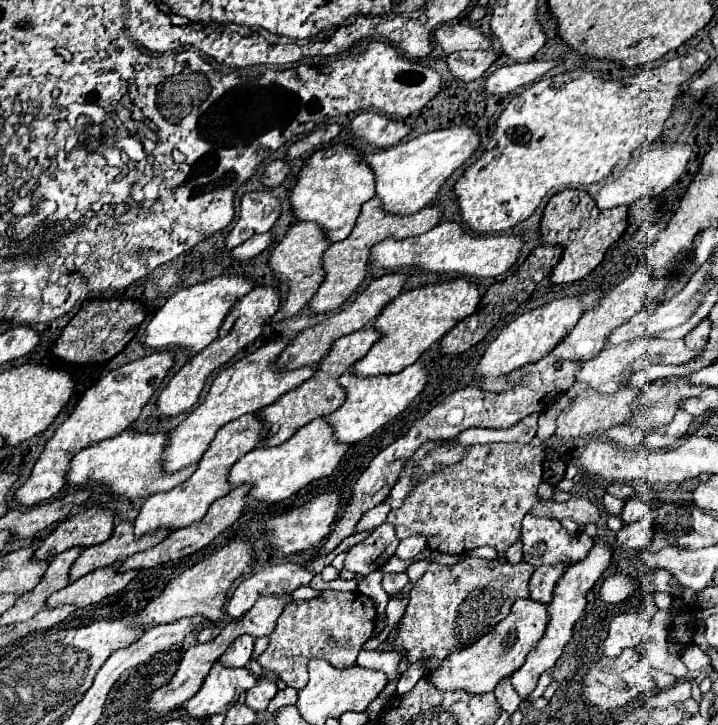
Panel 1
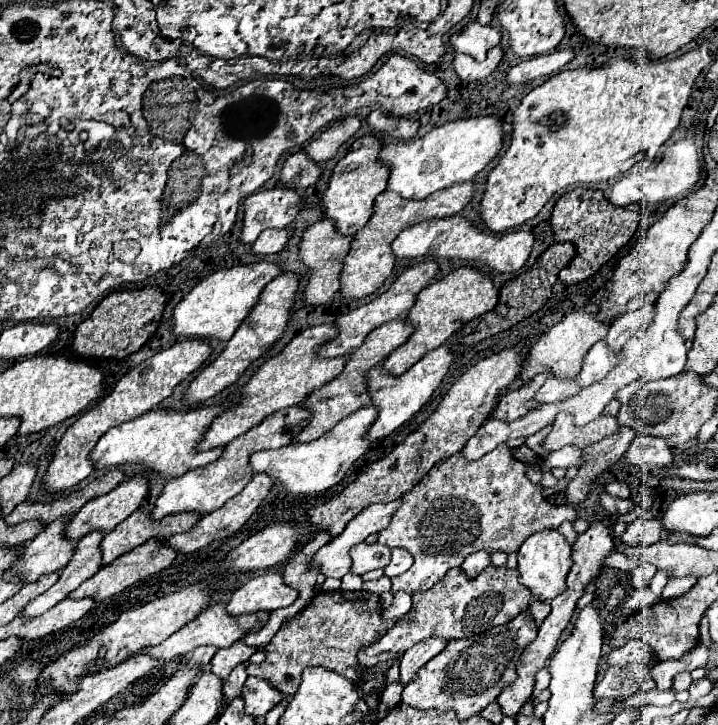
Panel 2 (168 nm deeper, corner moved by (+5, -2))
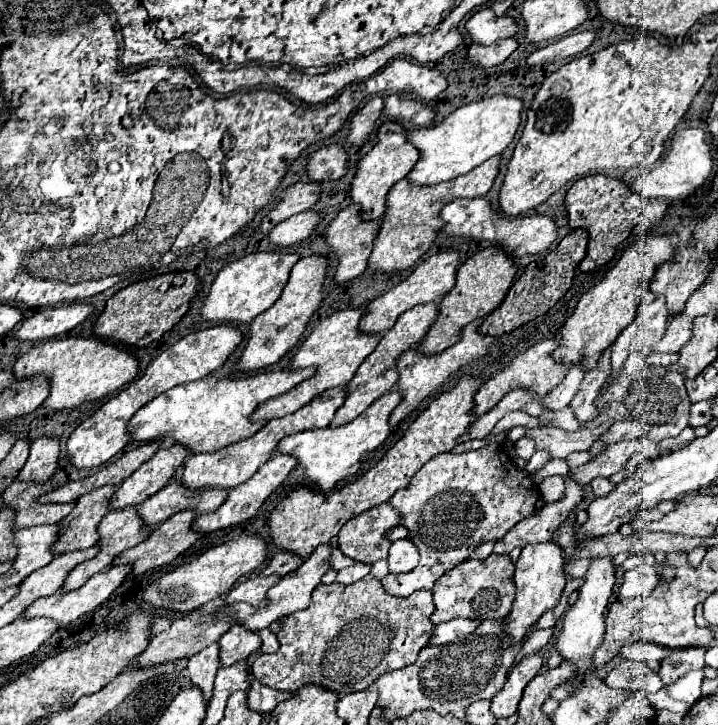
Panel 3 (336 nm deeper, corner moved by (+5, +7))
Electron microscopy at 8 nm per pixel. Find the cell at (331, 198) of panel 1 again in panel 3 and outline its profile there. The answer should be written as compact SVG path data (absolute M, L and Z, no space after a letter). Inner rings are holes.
M384 122L380 132L378 132L378 144L360 158L358 162L358 174L354 178L350 196L352 202L362 206L362 218L366 220L376 220L386 212L386 196L388 190L402 178L410 174L414 164L418 162L420 152L414 148L408 138L406 138L406 128L400 126L398 122Z

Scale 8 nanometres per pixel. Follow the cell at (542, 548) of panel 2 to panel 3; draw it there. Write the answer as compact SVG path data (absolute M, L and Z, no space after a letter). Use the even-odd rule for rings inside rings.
M542 542L542 544L526 546L520 554L520 560L516 562L514 586L516 586L516 598L514 598L514 606L512 606L510 614L506 616L504 632L510 636L510 640L514 644L518 644L532 634L534 624L538 622L538 618L546 610L556 608L556 604L560 602L562 590L566 586L562 550L554 542Z

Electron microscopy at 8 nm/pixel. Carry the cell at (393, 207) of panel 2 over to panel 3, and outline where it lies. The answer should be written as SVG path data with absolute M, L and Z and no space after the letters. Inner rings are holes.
M492 156L472 172L458 176L448 182L440 182L434 186L414 186L408 178L402 182L396 182L388 194L388 210L384 214L382 230L378 238L374 240L374 250L370 256L368 266L372 270L382 270L382 272L396 272L396 270L406 270L414 266L434 244L438 230L442 230L442 220L440 220L440 210L456 200L456 198L474 198L474 196L484 196L496 176L498 176L498 166L500 166L502 156Z

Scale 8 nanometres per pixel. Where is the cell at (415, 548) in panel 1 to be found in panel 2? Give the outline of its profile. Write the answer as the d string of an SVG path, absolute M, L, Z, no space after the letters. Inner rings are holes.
M392 549L392 561L384 569L384 573L388 577L396 577L396 575L402 575L404 571L408 571L410 565L412 565L412 555L406 549Z

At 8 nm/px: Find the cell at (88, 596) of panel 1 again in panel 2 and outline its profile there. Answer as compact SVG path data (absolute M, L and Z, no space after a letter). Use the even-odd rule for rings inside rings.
M150 539L150 541L146 541L144 545L140 545L140 547L132 549L132 551L128 551L128 553L124 553L122 557L118 557L112 565L100 567L98 573L94 573L94 577L86 579L86 581L84 581L78 589L74 589L68 597L70 597L70 599L90 597L90 599L94 599L94 601L102 601L102 599L106 599L106 597L112 597L112 595L124 591L124 589L130 587L132 583L136 583L136 581L140 581L140 579L144 579L144 577L148 577L148 575L154 575L154 573L166 569L166 567L174 561L174 557L176 557L174 549L166 549L166 543L164 543L164 541L154 541L154 539Z

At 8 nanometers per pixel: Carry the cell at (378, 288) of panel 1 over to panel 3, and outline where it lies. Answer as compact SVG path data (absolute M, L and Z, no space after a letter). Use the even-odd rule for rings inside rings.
M446 250L446 252L438 252L438 254L430 256L418 268L414 268L414 272L406 280L402 280L390 292L386 292L384 296L380 296L368 304L368 312L360 322L360 330L368 332L368 334L384 334L386 330L390 330L394 326L398 316L404 314L406 310L410 310L418 304L440 302L454 288L456 274L458 274L460 266L462 266L462 260L456 250Z

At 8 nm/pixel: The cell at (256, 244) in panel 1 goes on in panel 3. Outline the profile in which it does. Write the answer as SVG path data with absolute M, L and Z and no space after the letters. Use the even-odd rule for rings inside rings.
M316 210L296 214L296 216L288 218L286 222L280 222L278 228L274 228L270 232L270 242L276 246L292 246L302 240L308 240L314 234L320 220L322 220L322 216Z

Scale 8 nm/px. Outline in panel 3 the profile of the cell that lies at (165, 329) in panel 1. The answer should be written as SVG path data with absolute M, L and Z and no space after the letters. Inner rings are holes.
M256 252L248 254L236 262L226 264L204 300L202 318L218 324L244 324L254 320L258 314L266 312L280 298L292 266L300 260L298 254L274 254L274 252Z

